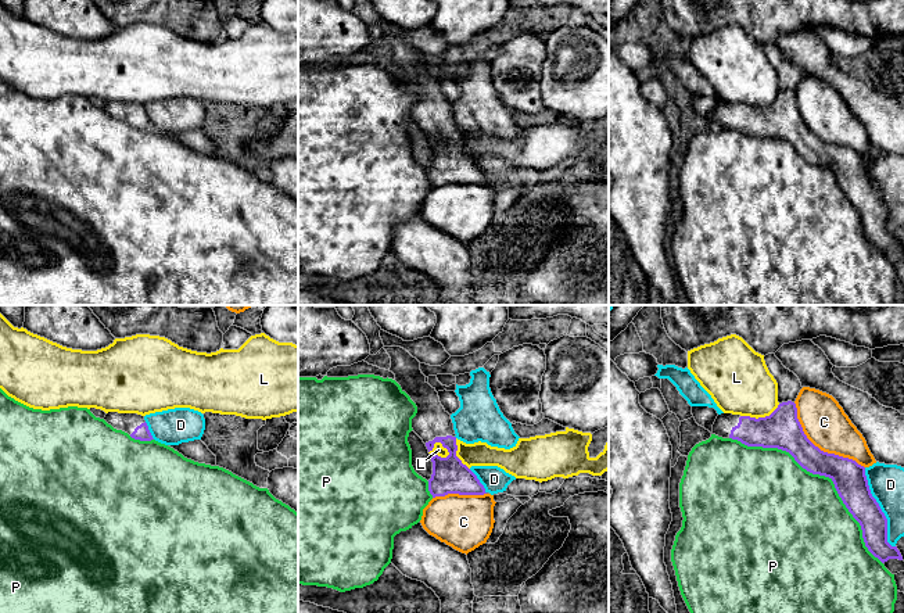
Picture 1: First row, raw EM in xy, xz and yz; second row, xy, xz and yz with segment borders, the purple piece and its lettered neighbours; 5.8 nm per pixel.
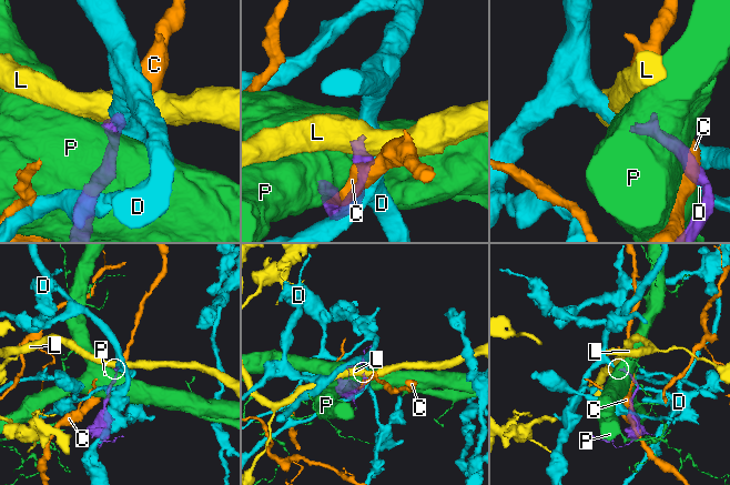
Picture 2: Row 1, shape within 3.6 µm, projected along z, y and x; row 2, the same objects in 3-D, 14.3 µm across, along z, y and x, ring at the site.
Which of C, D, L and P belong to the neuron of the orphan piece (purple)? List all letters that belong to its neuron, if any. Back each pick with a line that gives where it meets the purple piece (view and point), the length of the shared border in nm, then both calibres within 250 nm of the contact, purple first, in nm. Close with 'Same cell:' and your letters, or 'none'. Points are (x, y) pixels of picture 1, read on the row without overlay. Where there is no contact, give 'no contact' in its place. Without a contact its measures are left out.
Same cell: none

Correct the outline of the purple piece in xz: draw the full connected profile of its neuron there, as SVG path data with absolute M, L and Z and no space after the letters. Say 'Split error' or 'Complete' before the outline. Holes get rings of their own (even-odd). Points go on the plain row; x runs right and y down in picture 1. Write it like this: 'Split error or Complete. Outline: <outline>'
Split error. Outline: M384 36L391 47L395 71L401 75L417 96L412 108L413 121L423 129L428 141L435 132L441 132L449 144L441 147L434 144L433 164L428 169L428 180L435 186L448 183L484 184L485 178L477 165L456 146L456 123L451 104L440 92L438 82L427 71L420 60L420 51L401 36Z

